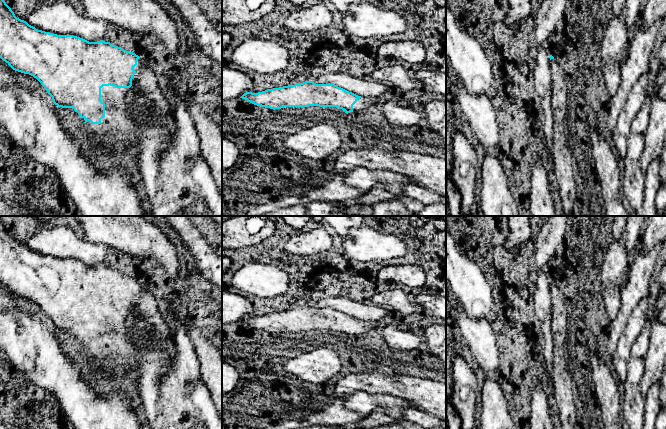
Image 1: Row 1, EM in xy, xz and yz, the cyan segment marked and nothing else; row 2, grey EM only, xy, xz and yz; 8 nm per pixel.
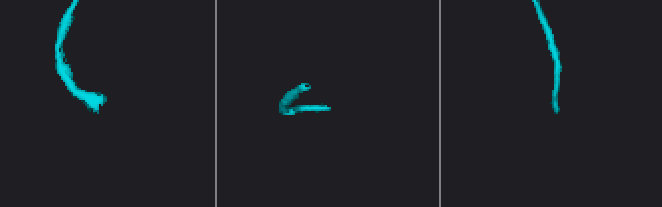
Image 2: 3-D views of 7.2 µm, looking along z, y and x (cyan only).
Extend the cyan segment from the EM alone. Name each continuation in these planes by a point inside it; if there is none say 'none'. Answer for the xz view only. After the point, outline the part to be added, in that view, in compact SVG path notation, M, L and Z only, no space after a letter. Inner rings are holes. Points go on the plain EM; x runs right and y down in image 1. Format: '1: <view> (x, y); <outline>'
1: xz (363, 327); M362 320L357 326L353 329L353 336L358 336L365 334L371 330L374 330L379 327L378 321L364 321Z

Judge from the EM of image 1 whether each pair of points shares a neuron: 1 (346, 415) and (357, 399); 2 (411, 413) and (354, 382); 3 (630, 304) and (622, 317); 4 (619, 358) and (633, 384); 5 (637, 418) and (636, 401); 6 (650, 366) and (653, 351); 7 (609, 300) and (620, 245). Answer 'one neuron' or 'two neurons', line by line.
1: two neurons
2: two neurons
3: one neuron
4: two neurons
5: one neuron
6: one neuron
7: one neuron

